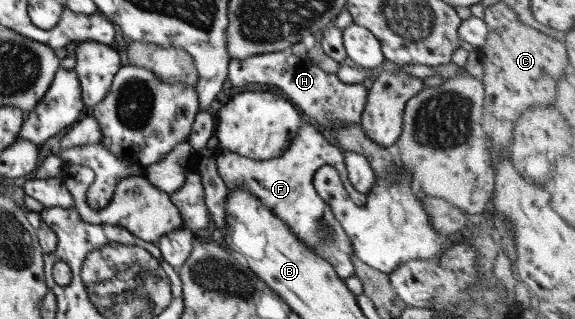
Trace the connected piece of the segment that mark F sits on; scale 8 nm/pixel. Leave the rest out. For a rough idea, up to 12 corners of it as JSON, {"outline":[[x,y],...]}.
{"outline":[[303,123],[280,156],[224,148],[227,191],[250,191],[338,279],[355,275],[351,242],[312,185],[336,169],[354,205],[342,150]]}

